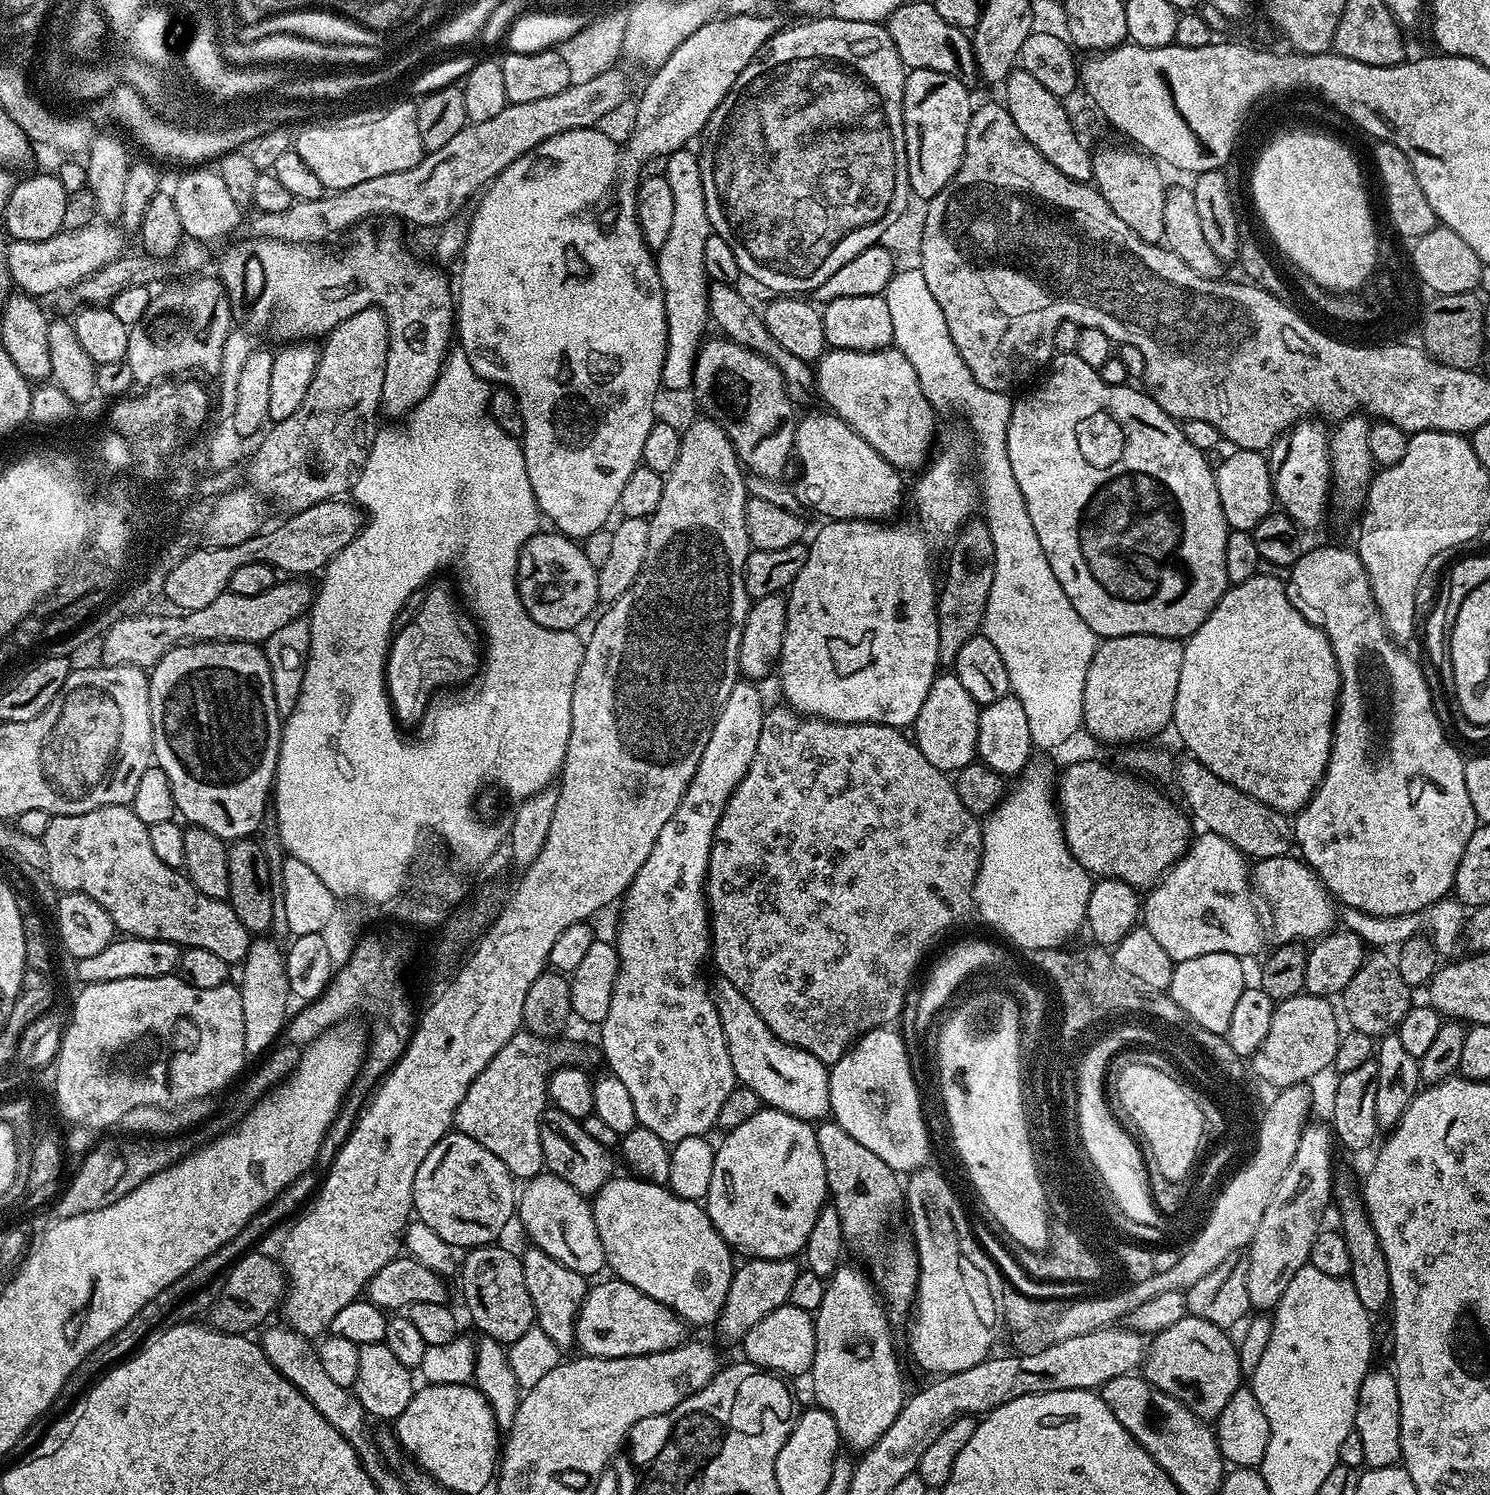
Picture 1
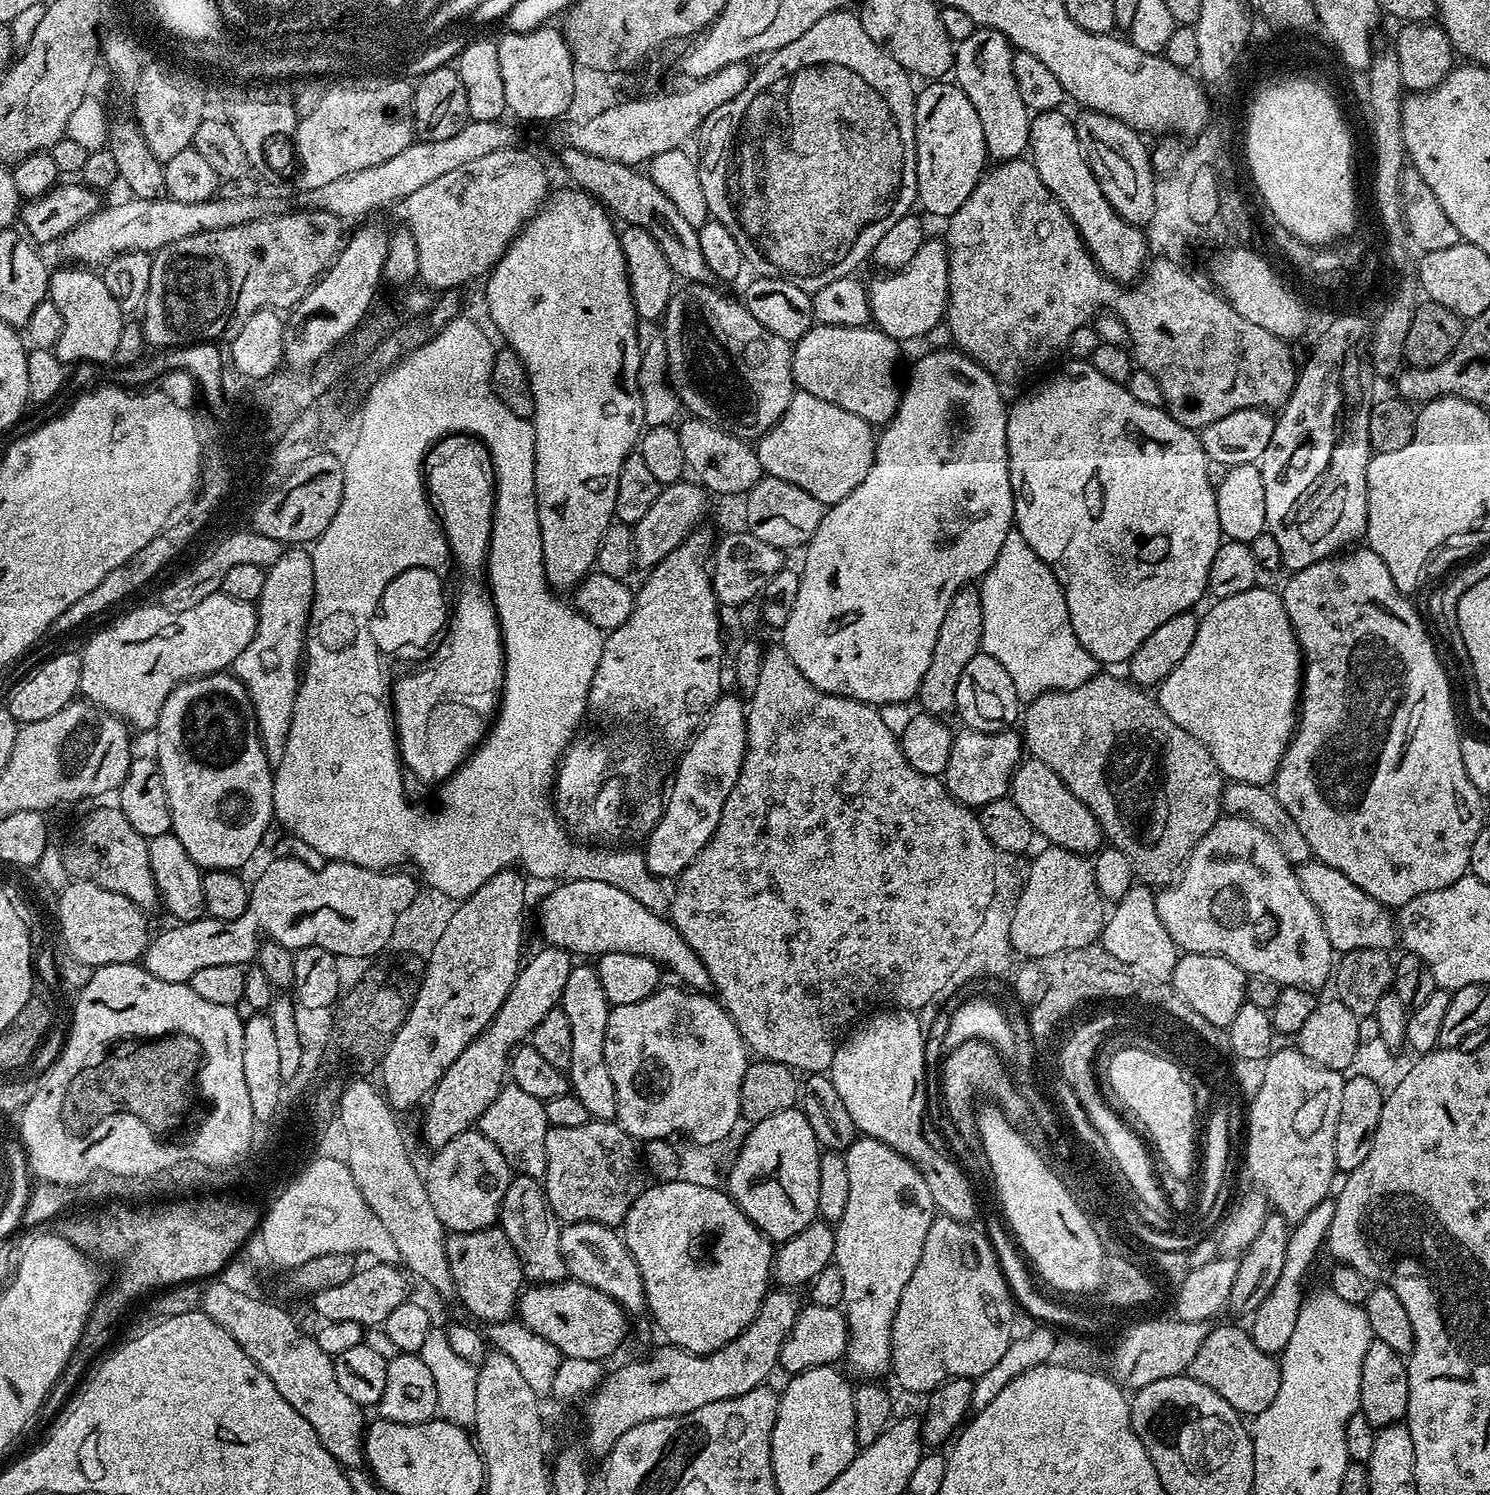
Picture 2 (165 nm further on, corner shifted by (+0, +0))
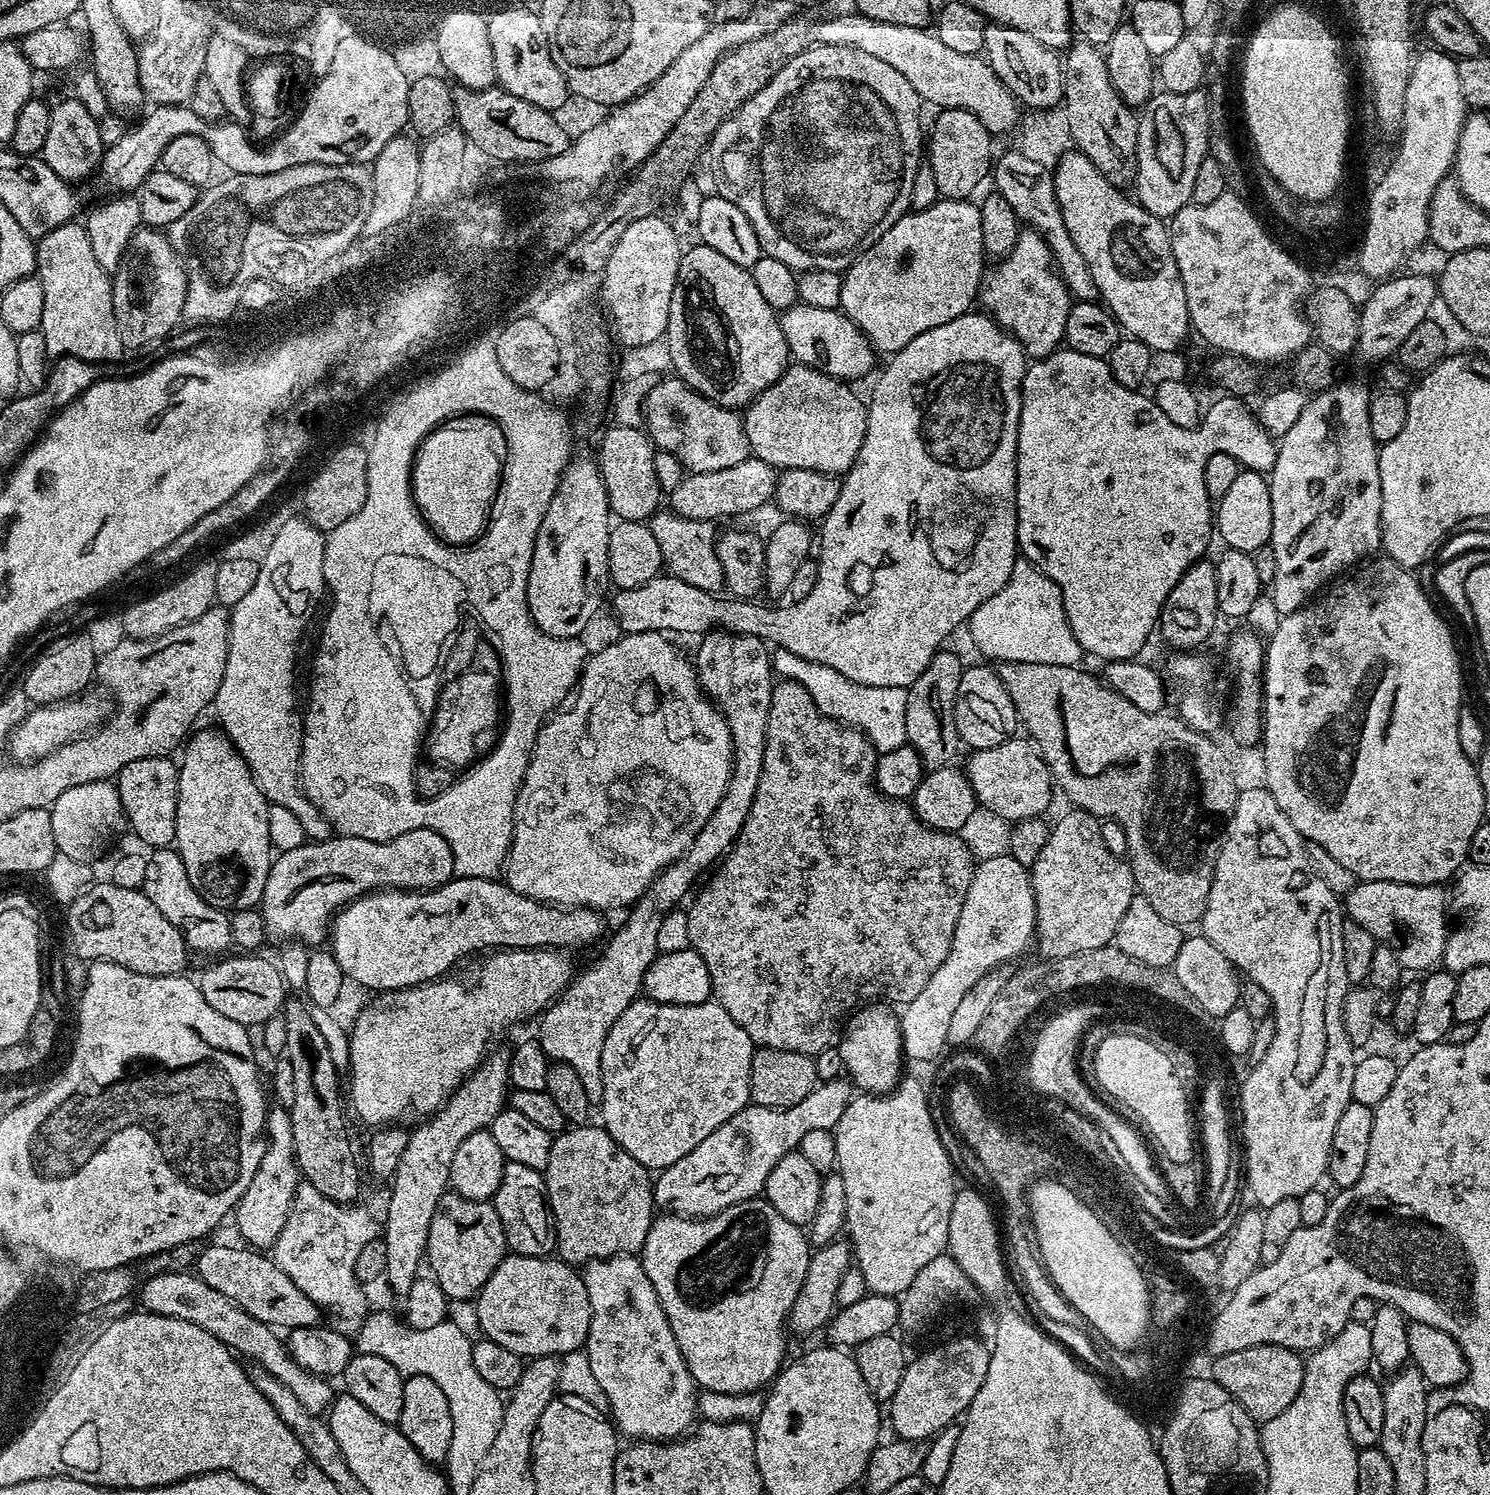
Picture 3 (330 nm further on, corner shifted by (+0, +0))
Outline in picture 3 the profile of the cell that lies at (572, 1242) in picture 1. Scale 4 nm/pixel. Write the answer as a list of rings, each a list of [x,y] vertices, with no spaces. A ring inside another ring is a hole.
[[[629,1254],[592,1260],[583,1265],[582,1275],[586,1294],[590,1294],[592,1311],[586,1357],[595,1381],[606,1394],[608,1410],[615,1427],[621,1433],[624,1431],[626,1435],[632,1436],[628,1438],[636,1442],[667,1442],[685,1435],[698,1420],[698,1385],[682,1358],[682,1350],[678,1350],[674,1330],[670,1330],[662,1302],[658,1302],[658,1294],[654,1294],[654,1286],[650,1286],[650,1278],[646,1278],[646,1270],[640,1265],[639,1259]]]

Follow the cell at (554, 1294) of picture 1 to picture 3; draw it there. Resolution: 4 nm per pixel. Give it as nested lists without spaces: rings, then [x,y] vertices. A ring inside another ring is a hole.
[[[507,1162],[502,1174],[502,1182],[498,1186],[492,1203],[498,1210],[498,1218],[502,1222],[504,1237],[509,1249],[517,1256],[552,1256],[556,1251],[556,1223],[552,1221],[552,1212],[548,1208],[548,1191],[544,1185],[544,1173],[530,1166],[522,1166],[522,1162]]]

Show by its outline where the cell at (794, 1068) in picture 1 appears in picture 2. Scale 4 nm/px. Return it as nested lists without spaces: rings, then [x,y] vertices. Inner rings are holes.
[[[565,880],[553,888],[556,889],[540,904],[540,932],[551,947],[564,948],[576,958],[638,954],[650,958],[661,969],[668,971],[669,968],[685,989],[707,993],[712,988],[712,979],[706,966],[702,966],[702,958],[698,958],[686,938],[678,934],[671,919],[646,910],[638,898],[630,898],[630,894],[618,890],[618,886],[610,886],[610,882],[597,880]]]

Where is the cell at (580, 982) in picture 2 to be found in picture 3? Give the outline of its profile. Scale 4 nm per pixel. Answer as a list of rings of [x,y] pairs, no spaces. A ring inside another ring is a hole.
[[[726,631],[705,632],[699,637],[698,642],[700,645],[696,648],[696,656],[694,655],[694,667],[696,679],[700,682],[700,690],[726,718],[732,735],[732,773],[730,782],[726,786],[726,794],[722,794],[722,802],[718,802],[710,822],[706,822],[706,826],[702,826],[702,830],[698,830],[698,838],[694,838],[690,850],[686,850],[686,854],[682,854],[682,858],[678,858],[670,866],[663,868],[652,879],[650,887],[638,897],[635,904],[631,905],[624,925],[612,937],[610,937],[611,935],[607,937],[608,945],[601,950],[600,957],[585,972],[577,971],[573,975],[571,984],[560,993],[555,1002],[544,1009],[538,1020],[540,1023],[538,1039],[549,1061],[570,1066],[570,1070],[574,1070],[574,1074],[578,1074],[578,1079],[582,1081],[582,1090],[586,1090],[586,1098],[593,1106],[598,1106],[602,1102],[602,1046],[606,1046],[606,1034],[610,1034],[610,1026],[614,1026],[614,1022],[618,1022],[622,1010],[626,1010],[626,1006],[633,1004],[641,995],[646,970],[650,968],[650,962],[654,962],[654,958],[658,955],[656,950],[658,930],[662,926],[664,917],[679,905],[676,903],[684,895],[687,897],[693,891],[692,883],[704,871],[707,873],[732,847],[746,822],[746,814],[750,814],[750,802],[754,802],[754,790],[758,790],[758,778],[762,778],[762,758],[766,750],[766,718],[770,718],[770,698],[774,683],[769,645],[753,634]]]

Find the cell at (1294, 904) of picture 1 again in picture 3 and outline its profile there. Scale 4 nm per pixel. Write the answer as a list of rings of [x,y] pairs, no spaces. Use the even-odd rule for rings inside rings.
[[[1362,880],[1343,897],[1342,908],[1353,924],[1370,930],[1381,944],[1395,948],[1401,969],[1427,973],[1443,961],[1444,947],[1448,941],[1450,923],[1444,917],[1446,892],[1441,885],[1414,886],[1402,882]]]

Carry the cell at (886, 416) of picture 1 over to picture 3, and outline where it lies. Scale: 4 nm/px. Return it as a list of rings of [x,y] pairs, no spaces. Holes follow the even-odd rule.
[[[797,303],[793,308],[779,313],[782,334],[791,359],[797,364],[830,374],[845,382],[856,382],[872,368],[878,353],[866,338],[866,334],[840,310],[822,310],[819,306],[806,306]]]

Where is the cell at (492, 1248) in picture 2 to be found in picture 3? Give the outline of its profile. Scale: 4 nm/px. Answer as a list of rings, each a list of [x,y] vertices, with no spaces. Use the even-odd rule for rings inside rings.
[[[451,1190],[444,1193],[434,1210],[434,1218],[430,1218],[430,1234],[426,1242],[426,1264],[431,1275],[436,1277],[438,1286],[448,1295],[449,1300],[472,1300],[486,1286],[490,1274],[494,1274],[497,1266],[504,1261],[509,1251],[508,1243],[502,1230],[502,1222],[498,1218],[496,1207],[486,1200],[462,1198],[462,1194]]]

